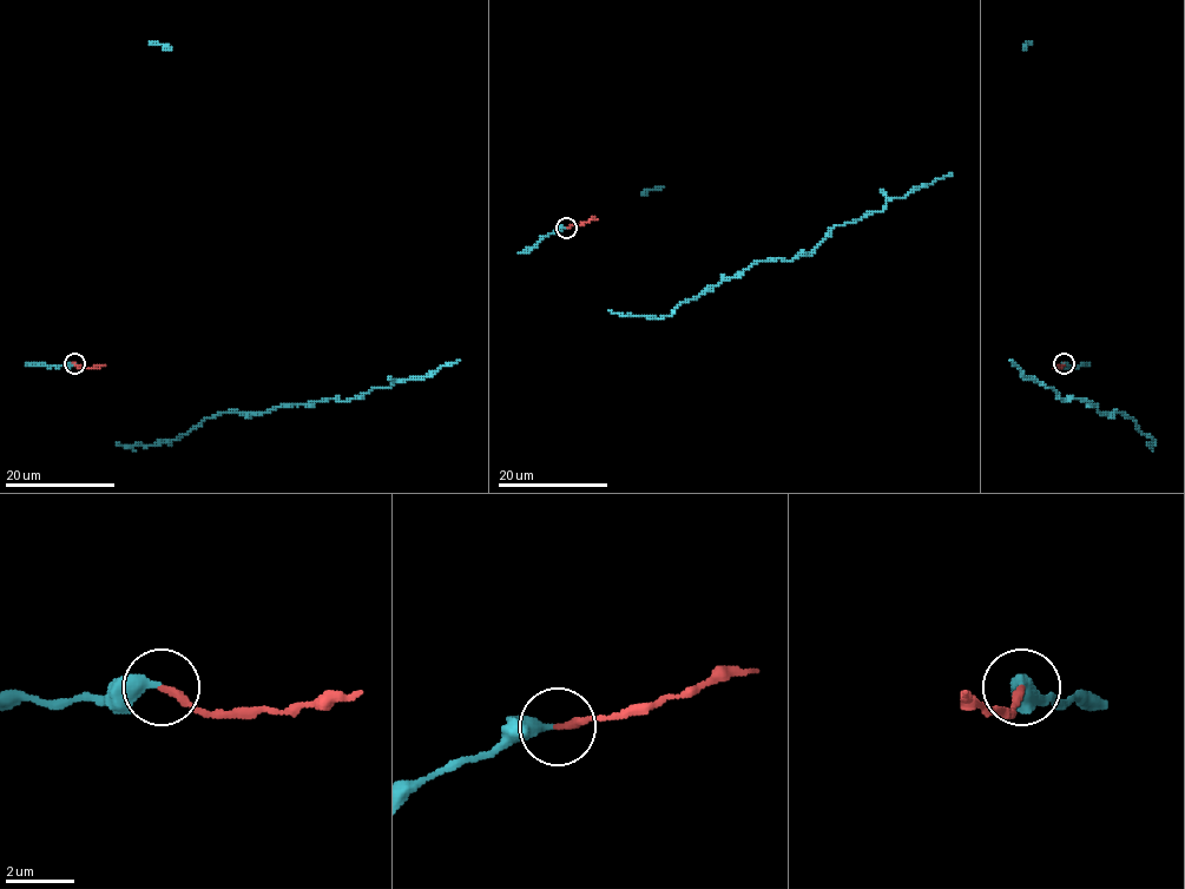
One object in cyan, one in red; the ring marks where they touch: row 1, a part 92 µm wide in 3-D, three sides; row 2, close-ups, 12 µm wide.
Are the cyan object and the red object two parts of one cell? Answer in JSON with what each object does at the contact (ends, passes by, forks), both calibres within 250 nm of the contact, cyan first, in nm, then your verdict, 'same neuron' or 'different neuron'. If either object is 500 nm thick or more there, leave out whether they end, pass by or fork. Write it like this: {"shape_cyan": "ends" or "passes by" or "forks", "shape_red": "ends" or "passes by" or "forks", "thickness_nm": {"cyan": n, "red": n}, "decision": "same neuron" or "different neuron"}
{"shape_cyan": "ends", "shape_red": "ends", "thickness_nm": {"cyan": 420, "red": 240}, "decision": "same neuron"}

